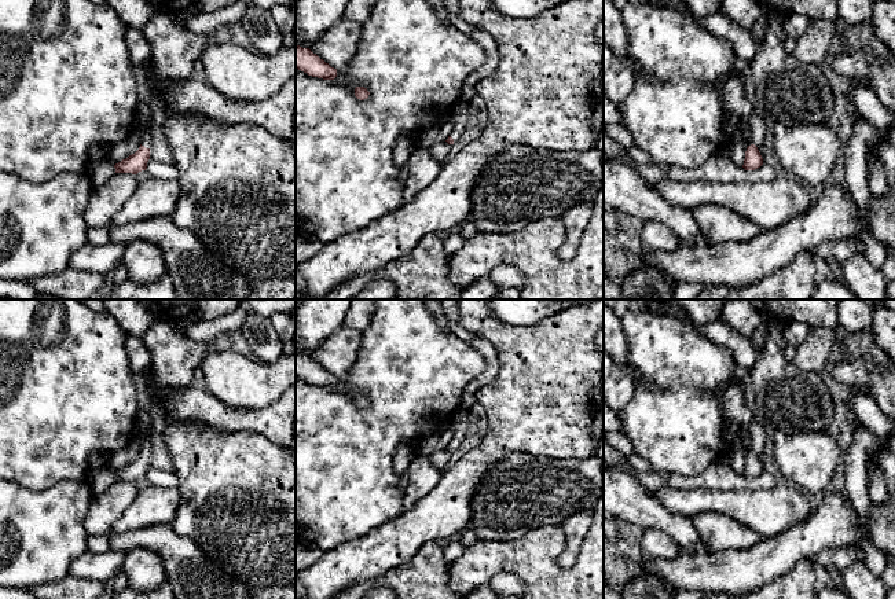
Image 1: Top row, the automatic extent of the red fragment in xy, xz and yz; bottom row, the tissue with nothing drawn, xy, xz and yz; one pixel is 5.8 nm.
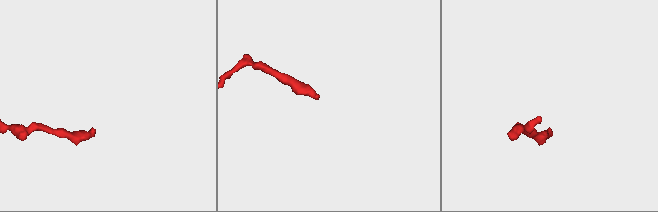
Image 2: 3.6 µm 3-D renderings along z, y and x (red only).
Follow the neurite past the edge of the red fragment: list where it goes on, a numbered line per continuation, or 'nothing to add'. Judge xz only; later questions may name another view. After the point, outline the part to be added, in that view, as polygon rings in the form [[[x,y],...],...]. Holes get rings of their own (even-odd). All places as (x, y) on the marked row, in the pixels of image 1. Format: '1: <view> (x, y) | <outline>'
1: xz (459, 114) | [[[459,102],[458,107],[451,111],[450,115],[454,118],[454,129],[450,136],[455,143],[462,136],[467,125],[467,103]]]

